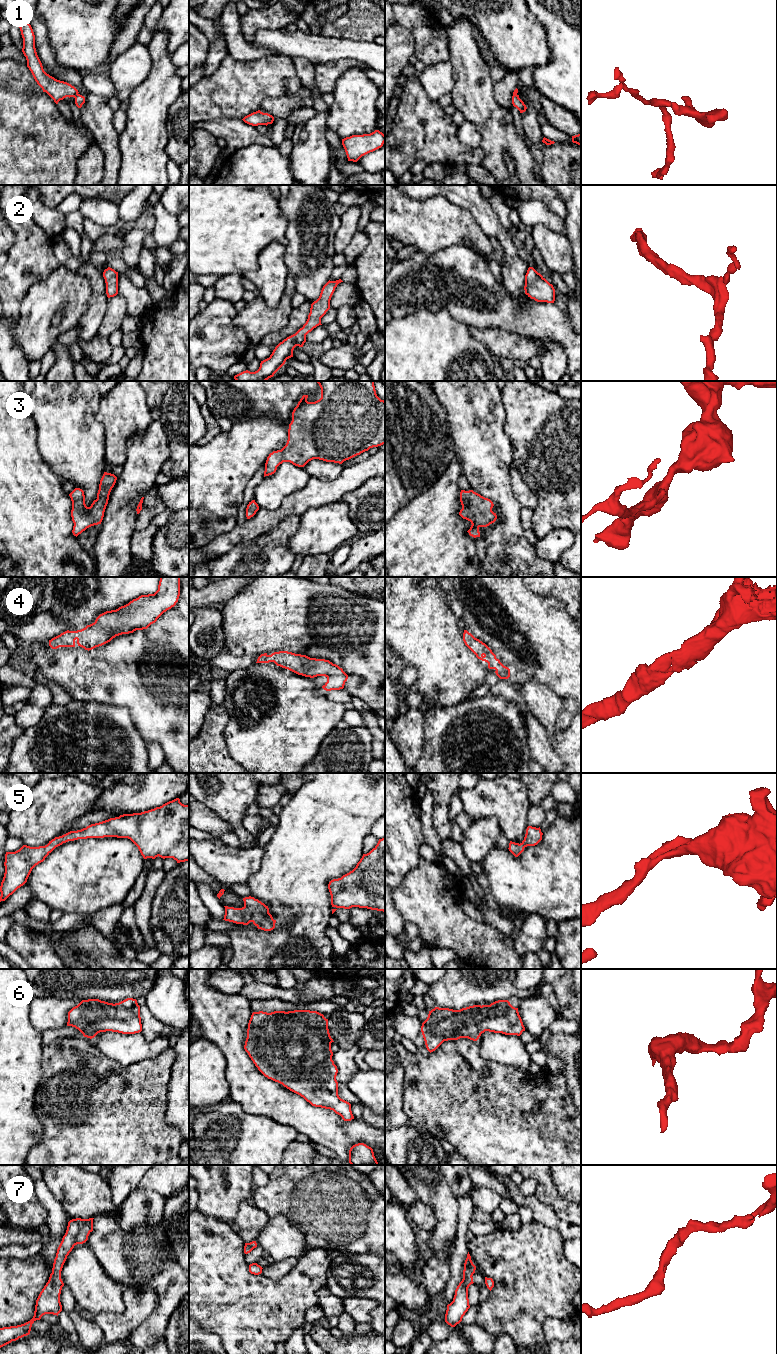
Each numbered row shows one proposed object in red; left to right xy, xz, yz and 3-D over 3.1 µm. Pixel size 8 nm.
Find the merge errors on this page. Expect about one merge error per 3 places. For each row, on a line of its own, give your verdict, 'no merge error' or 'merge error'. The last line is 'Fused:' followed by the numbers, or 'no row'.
1: merge error
2: no merge error
3: no merge error
4: no merge error
5: no merge error
6: no merge error
7: no merge error
Fused: 1

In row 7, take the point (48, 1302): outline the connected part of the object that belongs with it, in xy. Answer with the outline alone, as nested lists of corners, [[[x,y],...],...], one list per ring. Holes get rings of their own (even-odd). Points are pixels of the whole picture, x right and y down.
[[[76,1218],[68,1222],[67,1230],[57,1249],[52,1273],[49,1280],[40,1292],[35,1305],[33,1318],[21,1325],[0,1328],[0,1348],[30,1334],[32,1324],[40,1320],[45,1314],[57,1315],[62,1311],[60,1294],[64,1283],[61,1271],[75,1245],[83,1244],[93,1231],[93,1219]]]

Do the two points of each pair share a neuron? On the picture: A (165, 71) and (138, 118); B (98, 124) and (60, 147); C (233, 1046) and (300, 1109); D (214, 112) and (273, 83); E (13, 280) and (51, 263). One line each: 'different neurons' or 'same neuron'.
A: same neuron
B: different neurons
C: same neuron
D: same neuron
E: same neuron

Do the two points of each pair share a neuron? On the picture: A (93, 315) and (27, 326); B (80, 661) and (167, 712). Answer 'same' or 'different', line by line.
A: different
B: same

